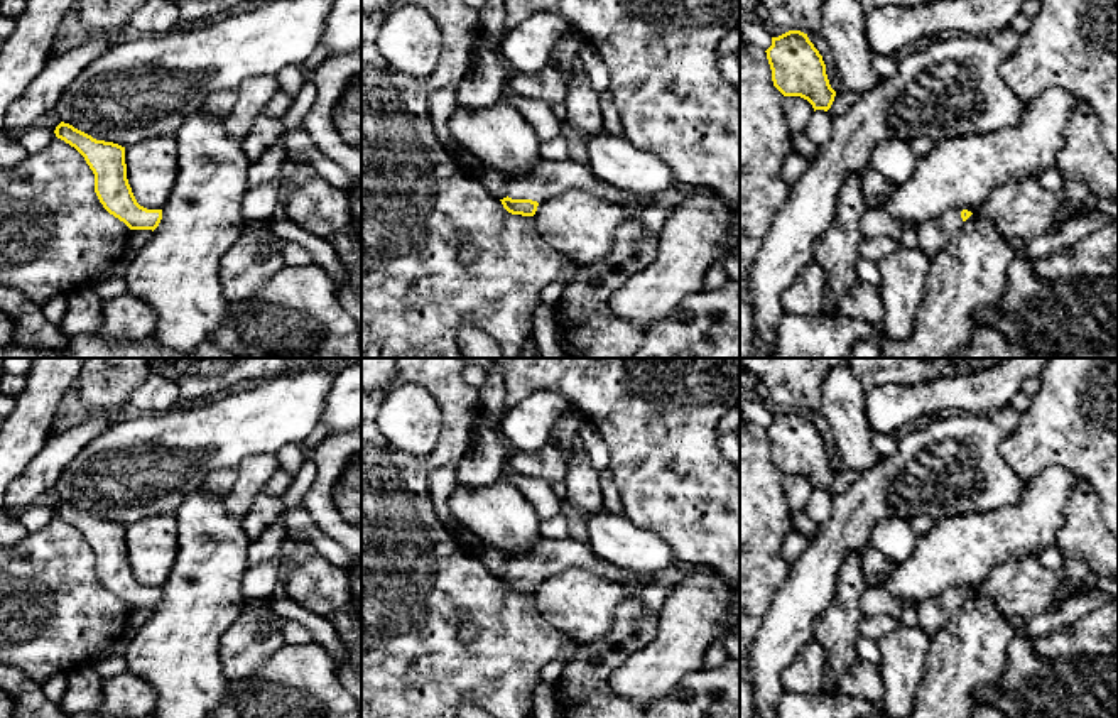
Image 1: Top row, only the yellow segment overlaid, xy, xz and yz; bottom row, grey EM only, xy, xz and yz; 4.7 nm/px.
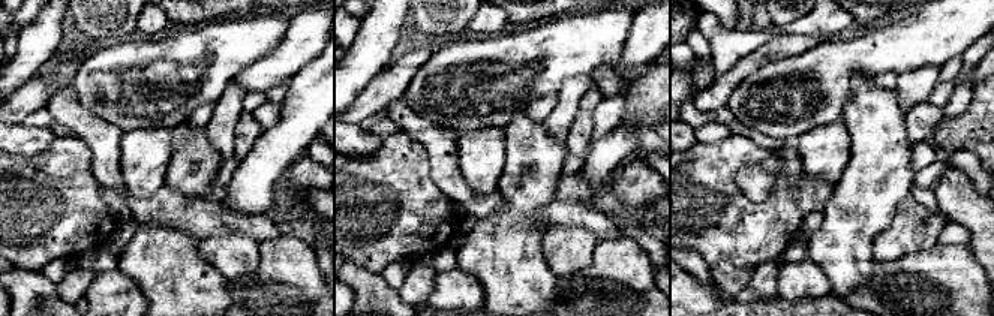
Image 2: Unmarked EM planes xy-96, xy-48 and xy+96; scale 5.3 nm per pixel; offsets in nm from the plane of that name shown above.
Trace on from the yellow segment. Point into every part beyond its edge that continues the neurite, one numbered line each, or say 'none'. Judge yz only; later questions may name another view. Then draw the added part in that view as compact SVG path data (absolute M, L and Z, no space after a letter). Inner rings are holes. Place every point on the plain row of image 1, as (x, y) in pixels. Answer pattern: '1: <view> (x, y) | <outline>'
1: yz (933, 614) | M947 588L924 600L917 606L919 627L934 635L939 632L963 606L961 590Z

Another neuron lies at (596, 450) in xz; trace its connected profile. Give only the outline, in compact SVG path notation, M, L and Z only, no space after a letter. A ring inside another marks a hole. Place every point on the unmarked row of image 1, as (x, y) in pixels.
M584 424L579 431L579 436L584 443L584 451L598 473L608 470L610 465L610 449L606 443L601 439L600 432L591 426Z

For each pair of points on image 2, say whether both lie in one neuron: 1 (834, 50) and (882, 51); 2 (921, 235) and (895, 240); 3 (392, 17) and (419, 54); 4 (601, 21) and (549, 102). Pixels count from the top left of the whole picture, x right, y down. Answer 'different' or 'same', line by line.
1: same
2: same
3: different
4: different

